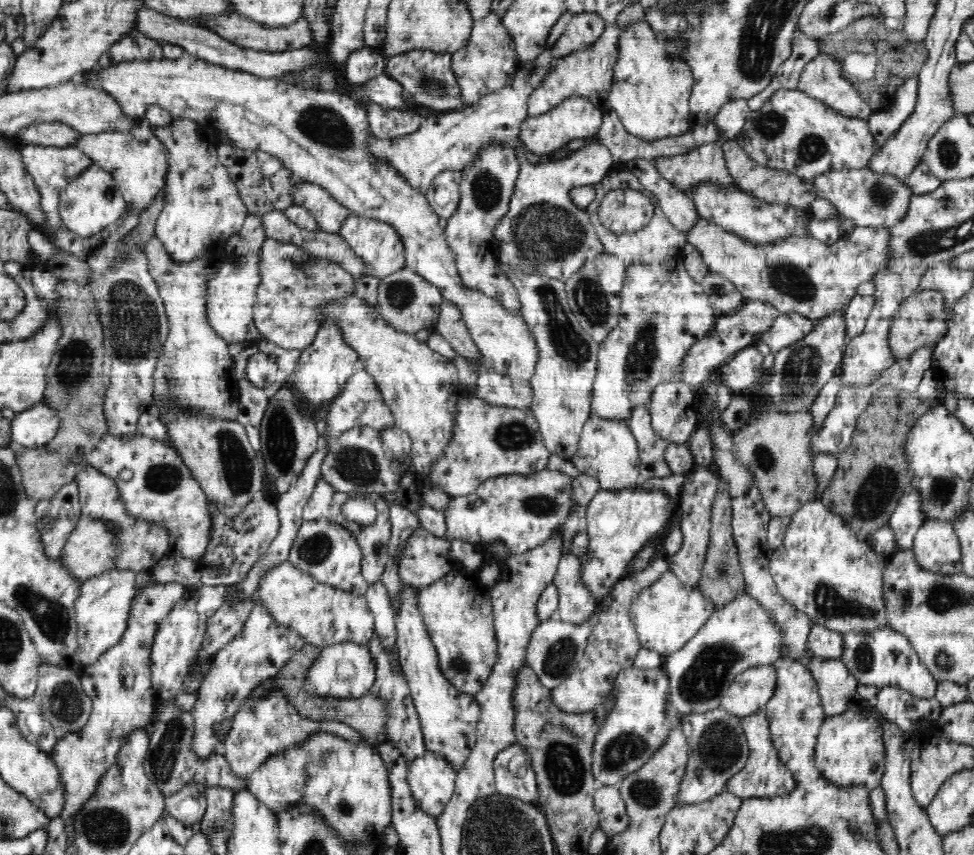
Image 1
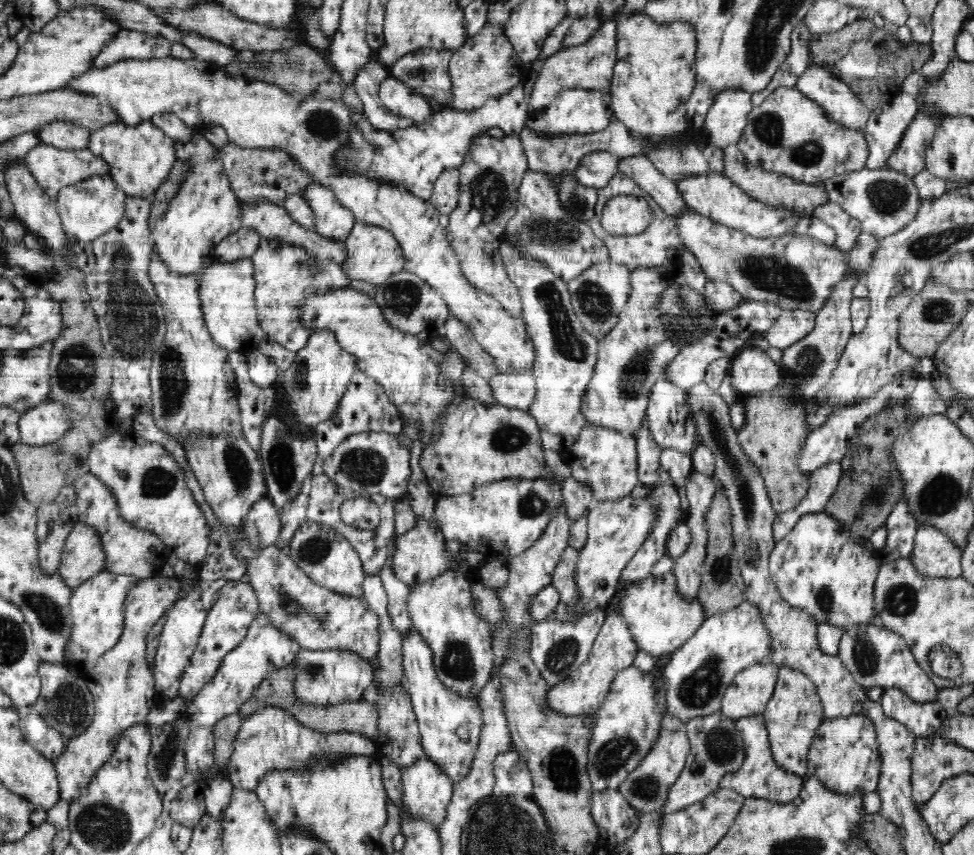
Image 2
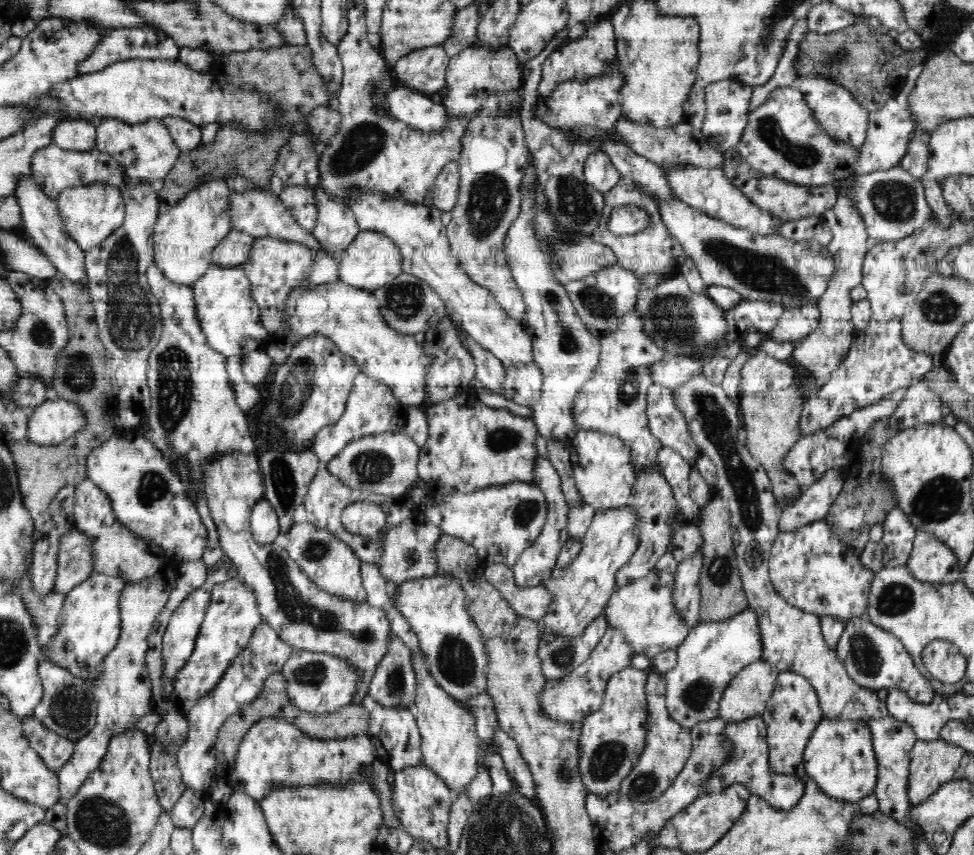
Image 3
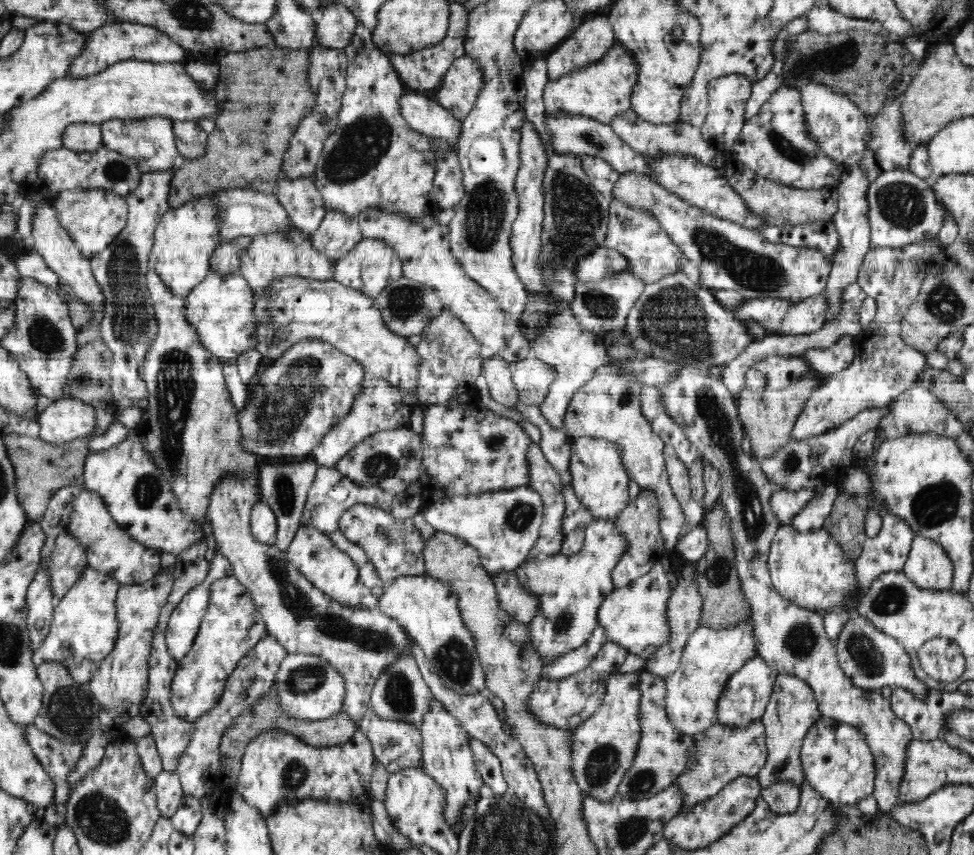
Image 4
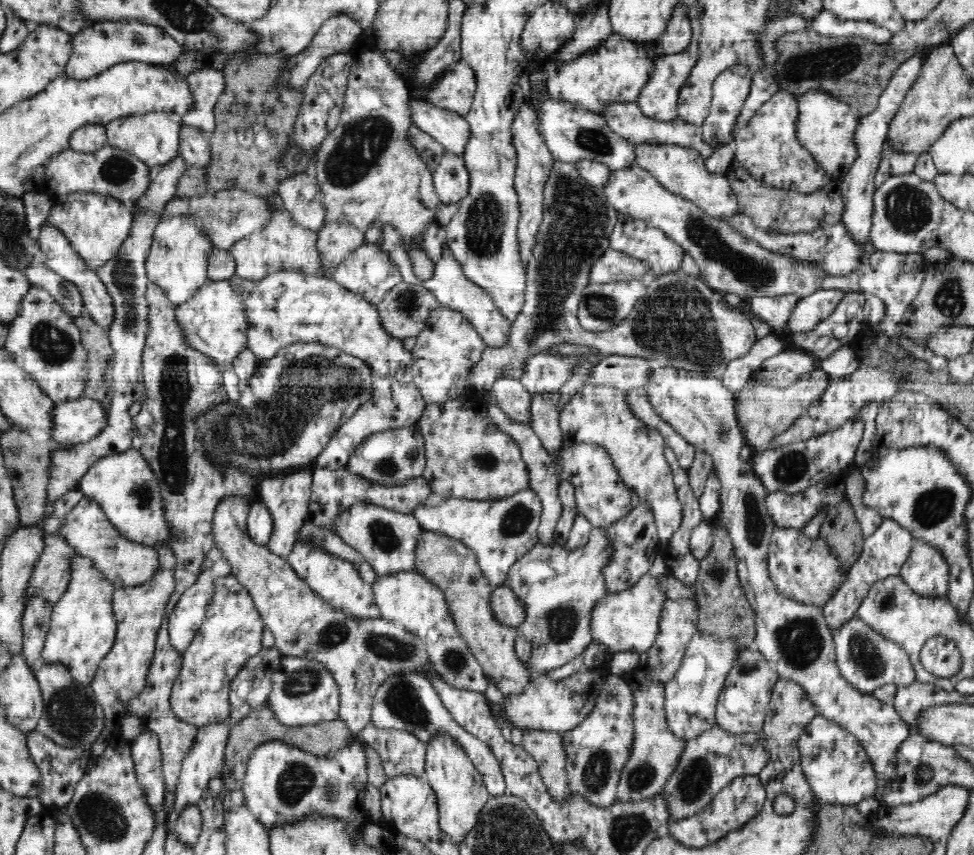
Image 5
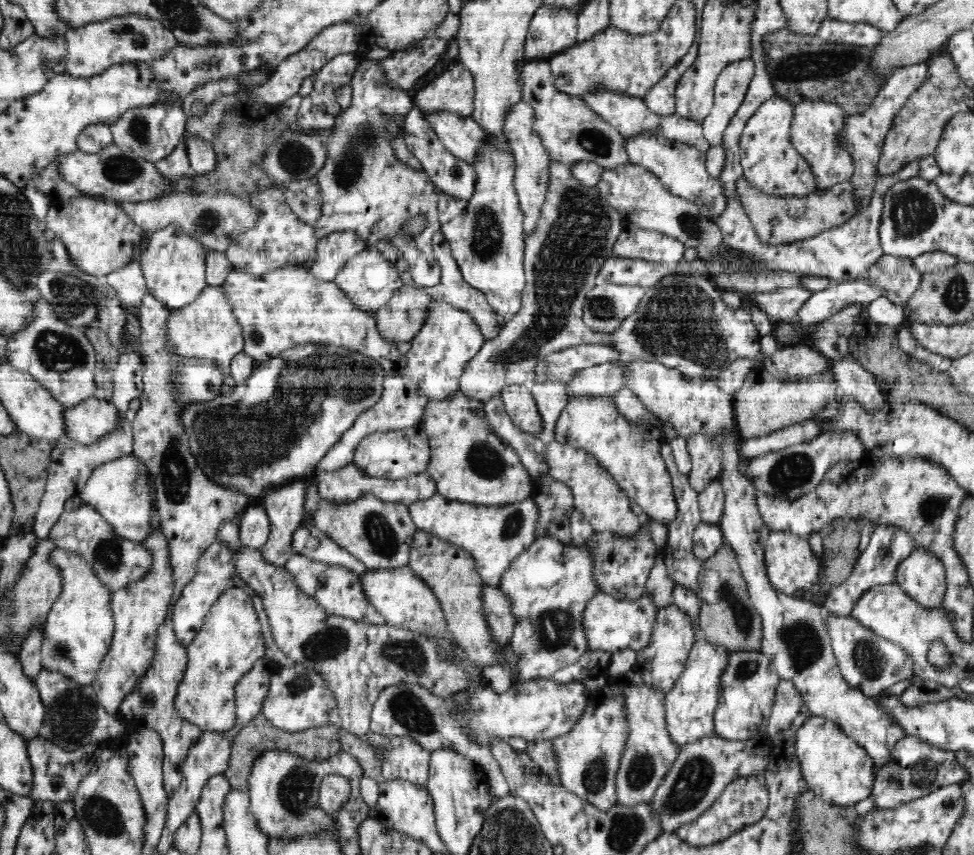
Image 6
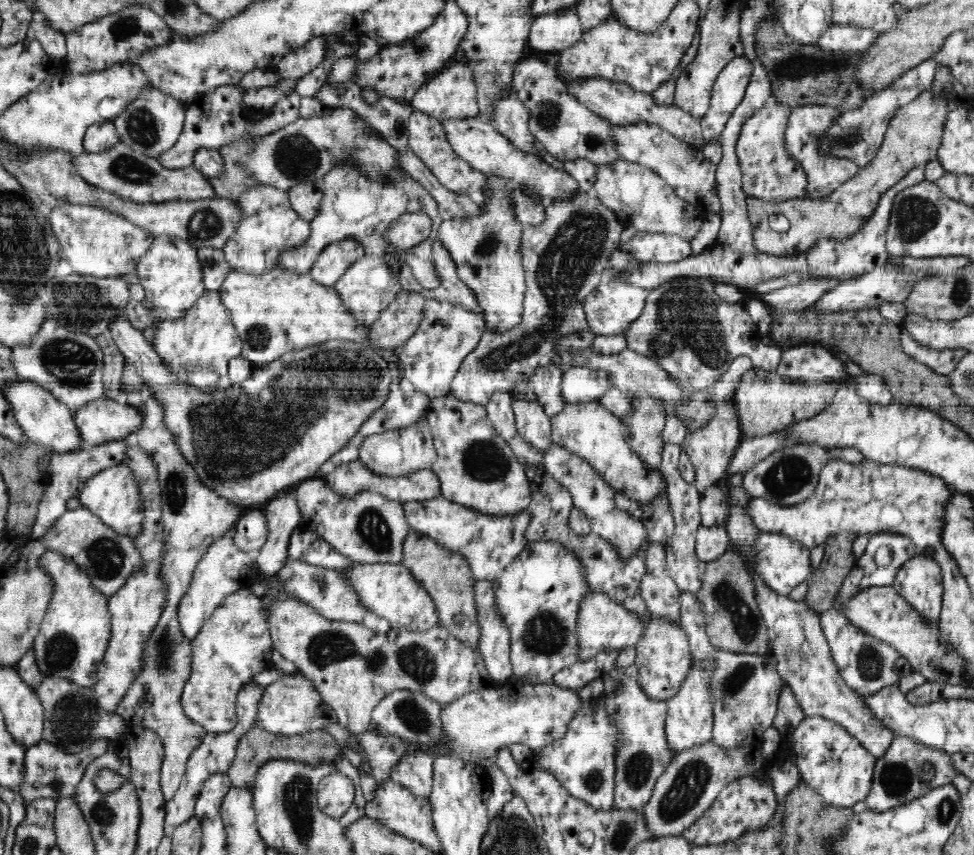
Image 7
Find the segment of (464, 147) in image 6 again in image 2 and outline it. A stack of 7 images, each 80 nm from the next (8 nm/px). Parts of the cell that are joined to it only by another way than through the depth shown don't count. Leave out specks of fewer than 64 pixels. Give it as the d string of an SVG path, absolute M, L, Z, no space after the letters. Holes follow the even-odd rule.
M391 76L379 85L378 96L386 108L398 116L412 119L415 126L427 123L436 113L426 98Z

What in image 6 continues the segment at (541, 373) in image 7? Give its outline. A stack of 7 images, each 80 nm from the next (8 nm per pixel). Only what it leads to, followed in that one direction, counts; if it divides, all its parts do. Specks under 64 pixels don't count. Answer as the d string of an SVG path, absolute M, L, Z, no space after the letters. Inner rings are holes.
M546 380L529 386L537 404L538 413L542 417L542 431L544 434L552 434L569 401L565 383L557 380Z

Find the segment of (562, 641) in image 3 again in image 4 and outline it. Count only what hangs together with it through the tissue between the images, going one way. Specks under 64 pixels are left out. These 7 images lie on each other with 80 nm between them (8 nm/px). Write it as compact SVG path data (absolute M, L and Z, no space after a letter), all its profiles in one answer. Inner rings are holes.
M596 625L588 640L582 646L579 646L579 649L564 653L557 659L545 664L545 677L559 681L567 676L575 675L592 662L606 639L606 629Z

